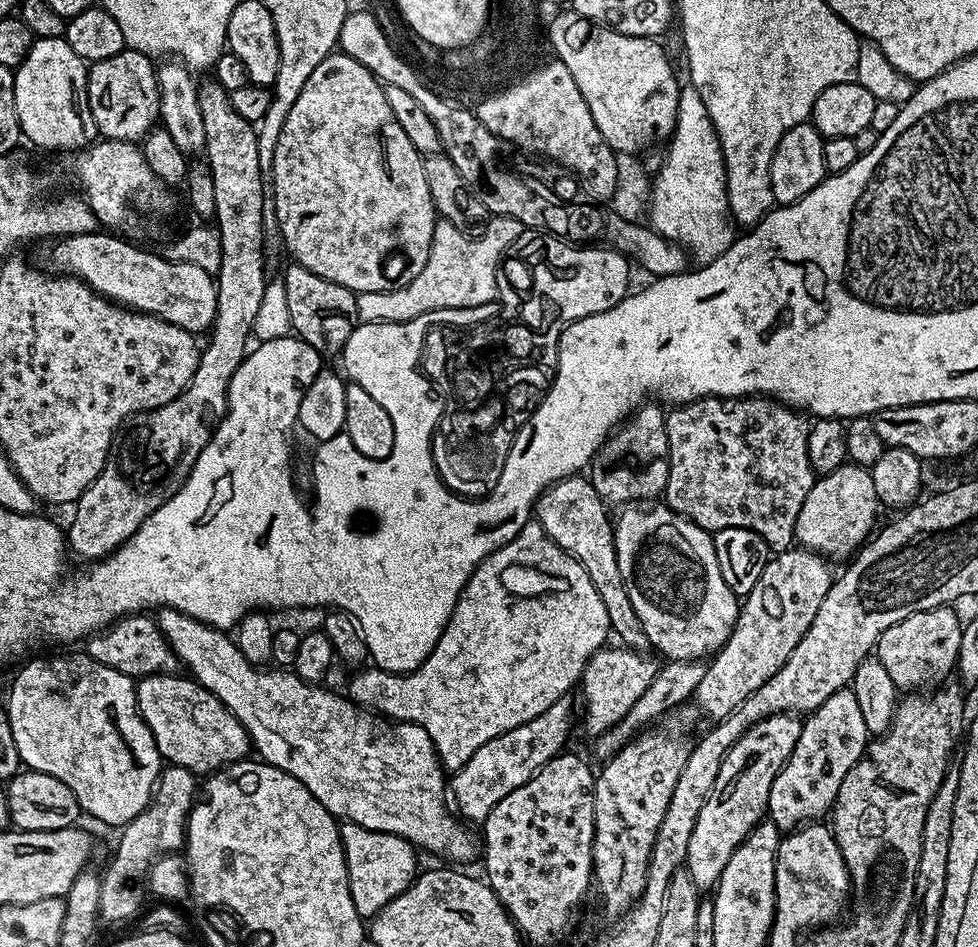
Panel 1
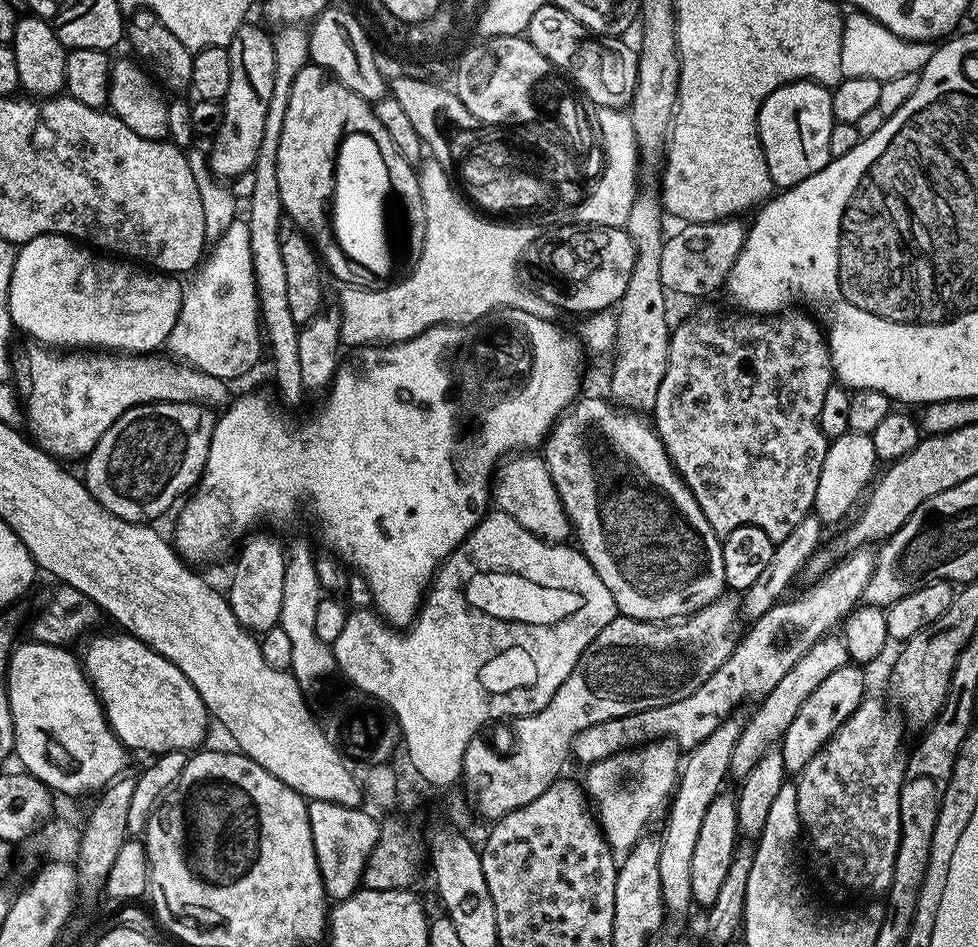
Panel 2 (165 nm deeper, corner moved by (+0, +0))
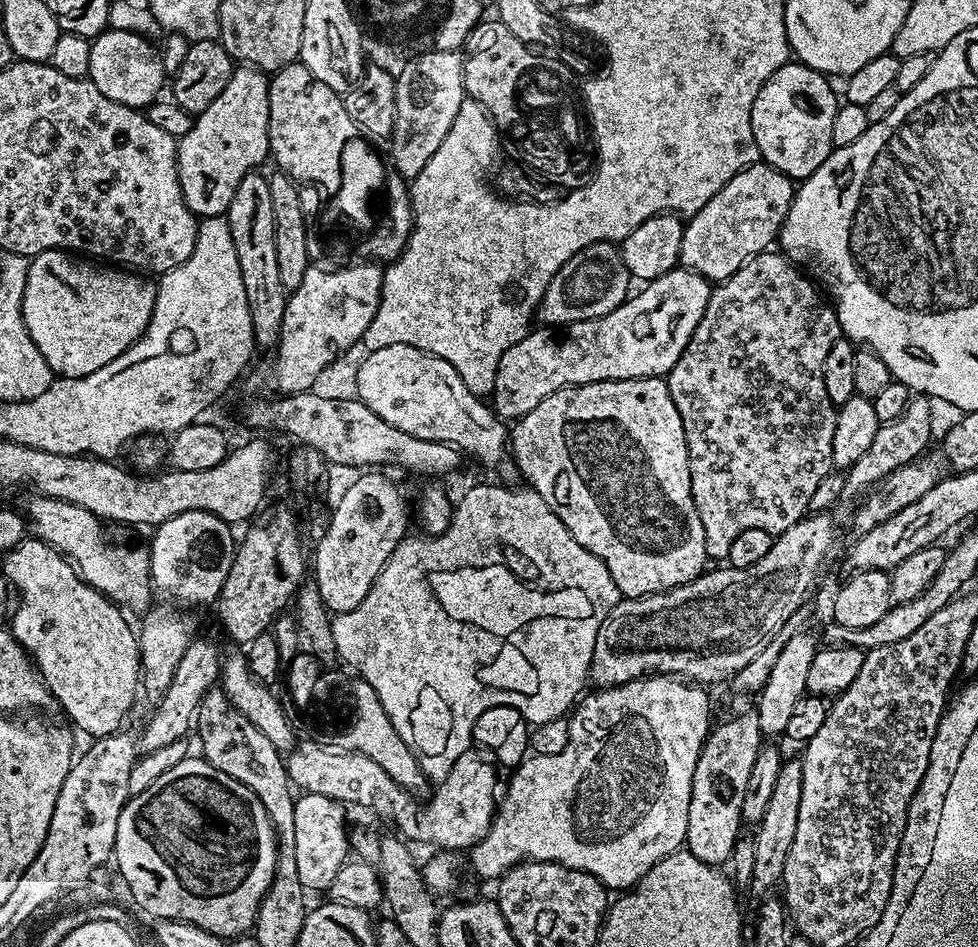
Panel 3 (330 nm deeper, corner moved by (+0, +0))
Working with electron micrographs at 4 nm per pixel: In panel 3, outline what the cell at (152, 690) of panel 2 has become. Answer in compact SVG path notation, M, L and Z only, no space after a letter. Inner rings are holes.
M25 538L19 546L3 553L2 560L2 575L18 593L18 603L10 616L12 637L32 657L52 692L53 701L64 707L65 714L73 720L71 723L77 729L80 727L88 738L112 736L121 731L142 688L140 641L134 628L128 625L129 617L107 596L86 583L64 555L44 540Z

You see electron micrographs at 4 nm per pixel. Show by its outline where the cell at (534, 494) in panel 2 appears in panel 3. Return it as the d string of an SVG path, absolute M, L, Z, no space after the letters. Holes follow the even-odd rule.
M405 344L373 348L358 372L357 394L363 404L370 406L370 410L382 418L382 422L390 422L390 426L414 438L426 438L449 444L451 448L459 448L465 457L473 456L478 463L485 464L488 468L496 468L501 463L499 479L508 486L517 483L518 469L516 461L509 458L510 432L505 421L497 416L491 403L484 401L483 404L480 401L483 399L466 387L466 382L462 382L462 374L458 374L458 370L454 370L446 358L438 358L426 350Z

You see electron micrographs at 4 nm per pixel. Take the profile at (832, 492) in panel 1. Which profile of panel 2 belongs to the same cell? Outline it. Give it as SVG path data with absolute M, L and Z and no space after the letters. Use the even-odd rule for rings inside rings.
M848 431L831 441L826 450L826 458L822 462L822 474L818 474L818 490L812 503L817 519L830 526L838 523L856 503L859 505L877 475L876 467L878 461L871 436Z

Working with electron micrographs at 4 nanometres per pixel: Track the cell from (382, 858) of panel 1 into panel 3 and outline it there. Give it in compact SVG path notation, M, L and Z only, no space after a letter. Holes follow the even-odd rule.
M309 792L297 795L294 806L294 862L298 862L298 878L306 890L326 890L330 882L350 859L348 824L344 821L345 805L338 800L322 798Z

